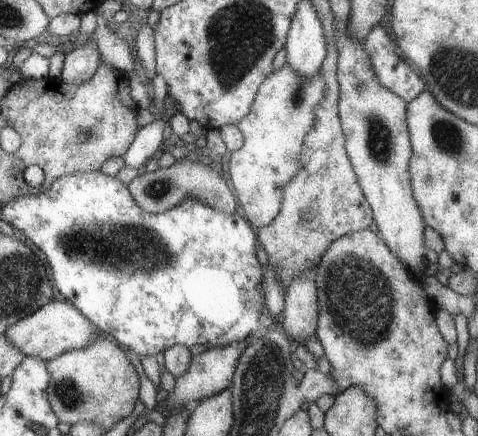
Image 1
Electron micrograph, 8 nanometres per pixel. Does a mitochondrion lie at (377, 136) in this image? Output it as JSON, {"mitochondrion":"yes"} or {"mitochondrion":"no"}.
{"mitochondrion":"yes"}

